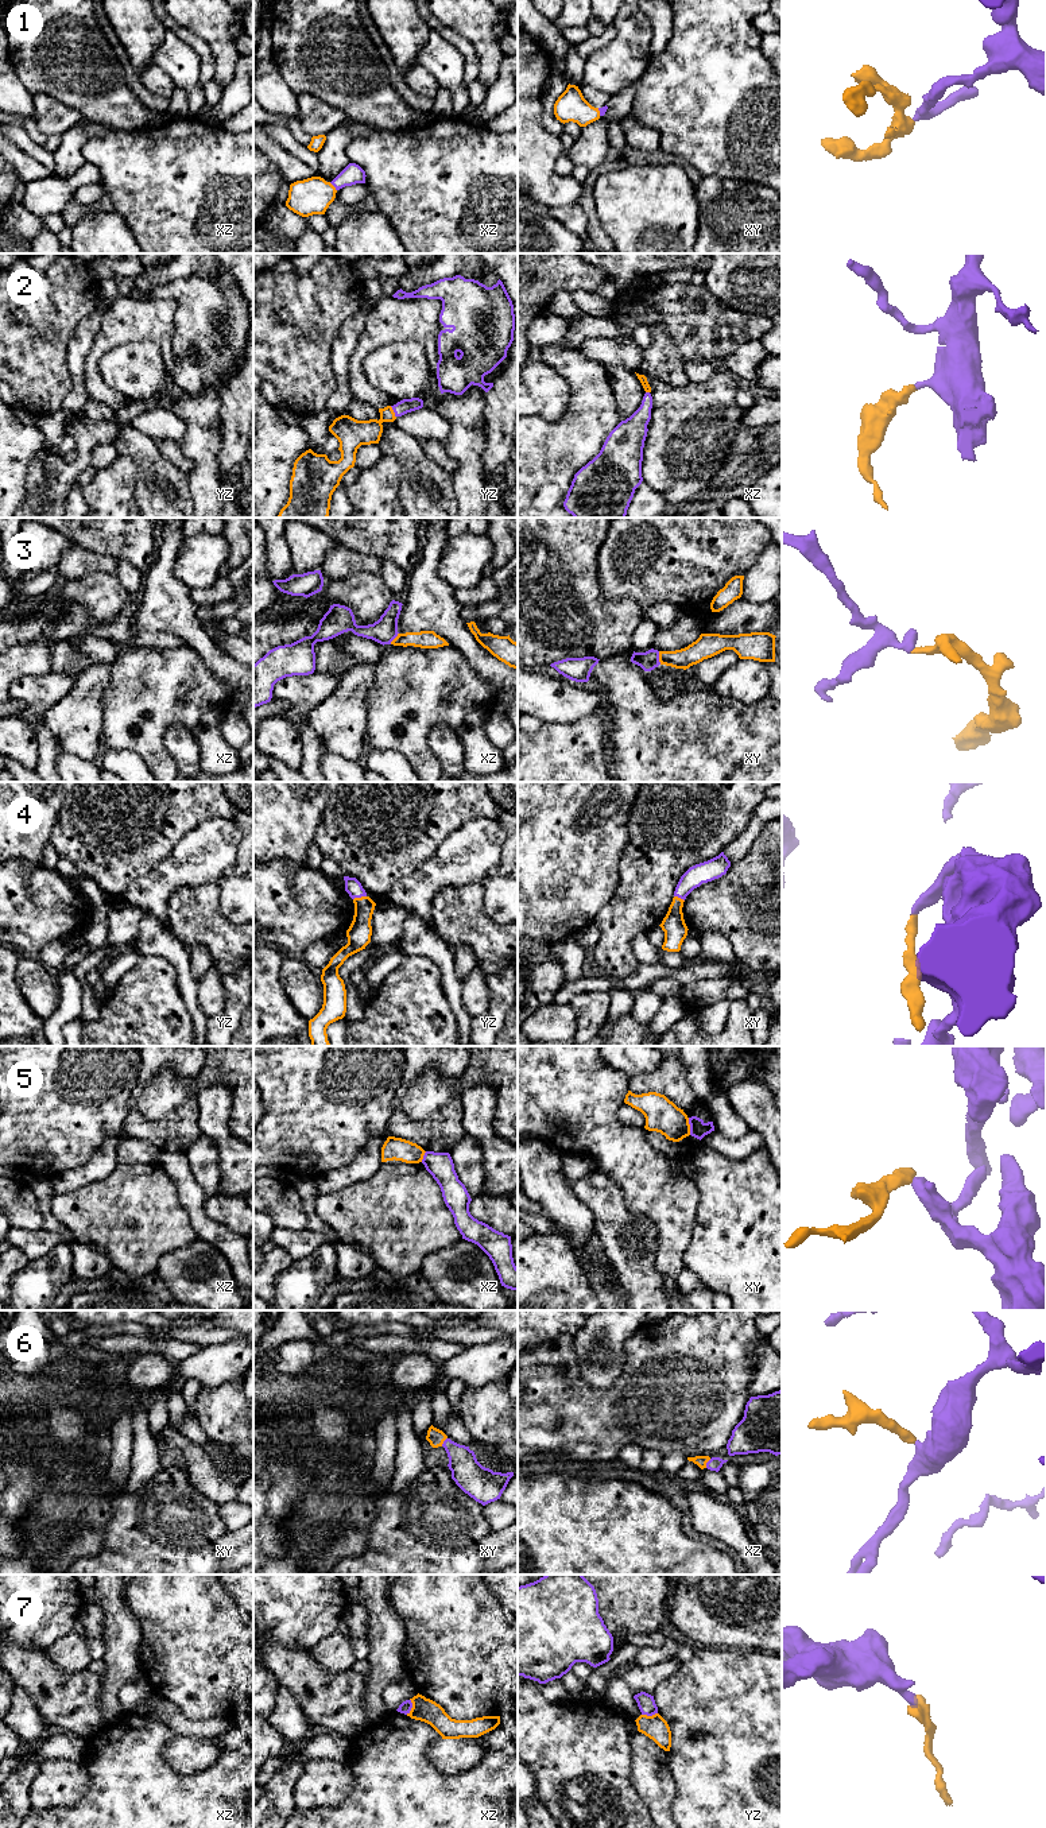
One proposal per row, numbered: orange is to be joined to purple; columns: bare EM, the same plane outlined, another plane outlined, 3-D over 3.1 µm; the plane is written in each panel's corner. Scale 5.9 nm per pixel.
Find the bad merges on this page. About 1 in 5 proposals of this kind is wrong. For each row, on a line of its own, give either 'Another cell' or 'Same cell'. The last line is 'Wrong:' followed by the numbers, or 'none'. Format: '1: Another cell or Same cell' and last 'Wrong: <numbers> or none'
1: Same cell
2: Same cell
3: Same cell
4: Same cell
5: Another cell
6: Same cell
7: Another cell
Wrong: 5, 7

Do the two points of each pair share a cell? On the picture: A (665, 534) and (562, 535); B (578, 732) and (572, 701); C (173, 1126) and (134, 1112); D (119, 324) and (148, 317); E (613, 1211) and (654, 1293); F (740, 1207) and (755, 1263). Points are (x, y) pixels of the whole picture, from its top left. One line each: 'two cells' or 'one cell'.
A: two cells
B: two cells
C: one cell
D: one cell
E: one cell
F: one cell

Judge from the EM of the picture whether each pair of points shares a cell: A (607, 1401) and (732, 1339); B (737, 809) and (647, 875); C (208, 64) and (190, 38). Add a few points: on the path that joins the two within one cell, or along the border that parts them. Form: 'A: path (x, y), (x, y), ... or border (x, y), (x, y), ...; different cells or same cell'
A: path (638, 1394), (670, 1394), (701, 1366); same cell
B: path (715, 820), (700, 828), (678, 849), (670, 852); same cell
C: path (206, 57), (197, 45); same cell

